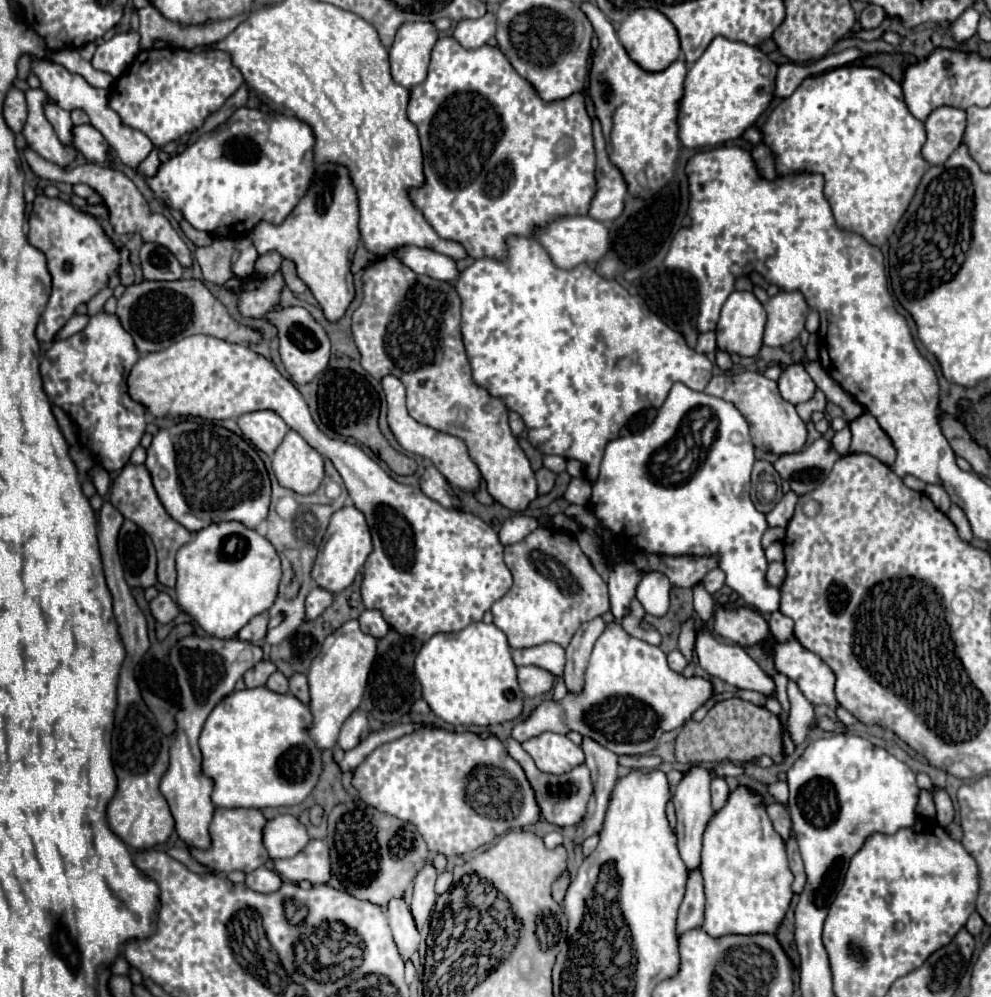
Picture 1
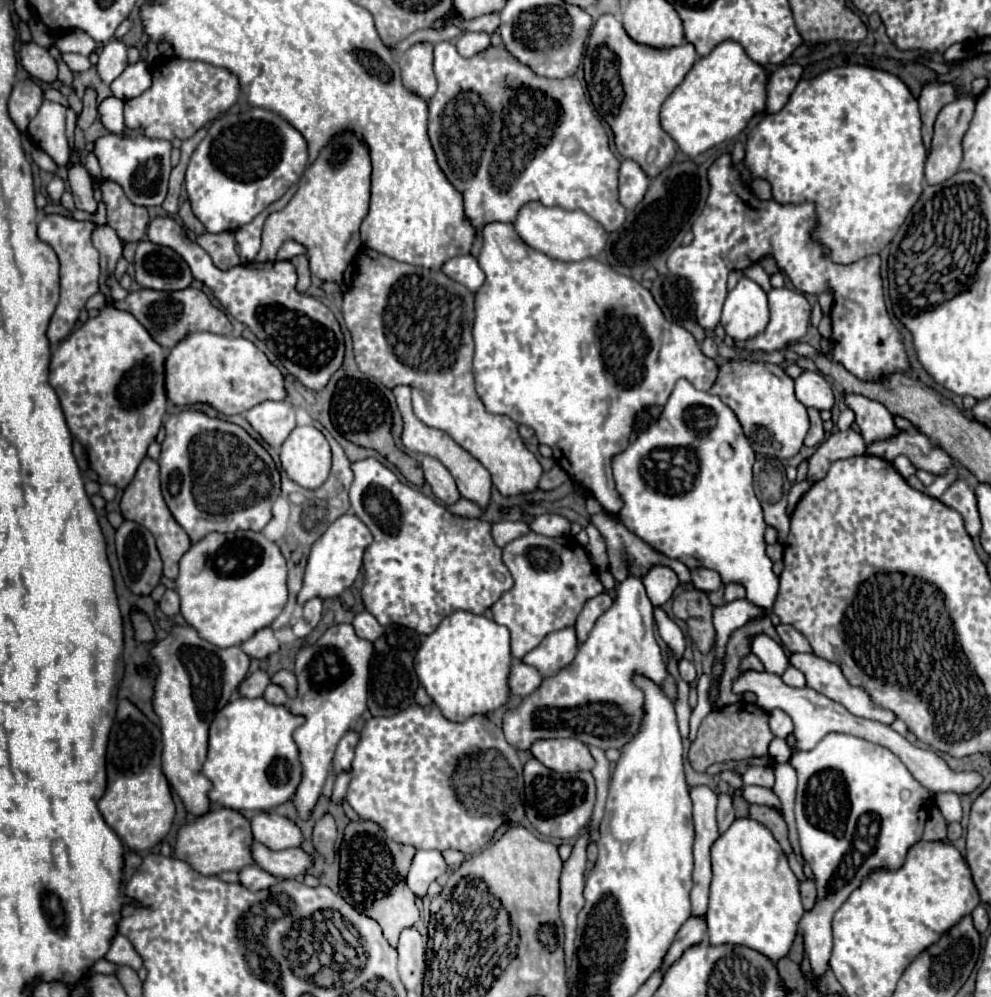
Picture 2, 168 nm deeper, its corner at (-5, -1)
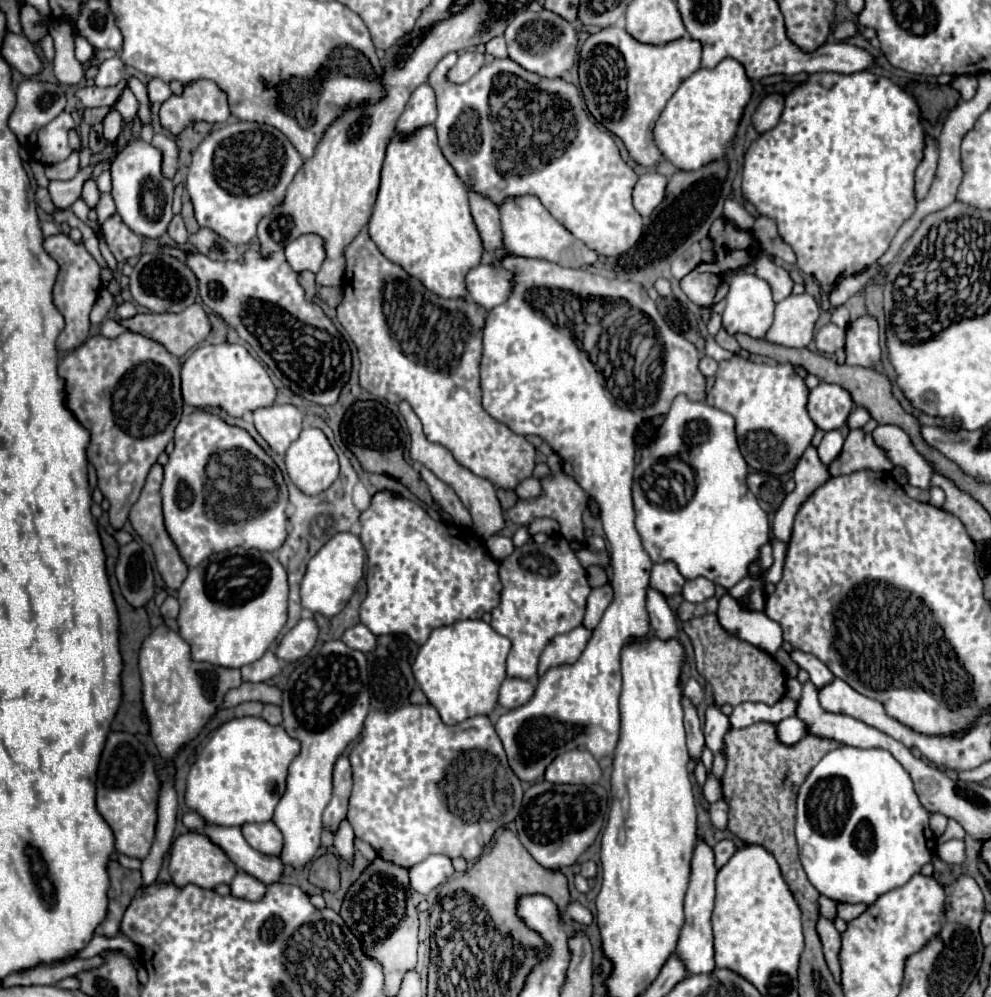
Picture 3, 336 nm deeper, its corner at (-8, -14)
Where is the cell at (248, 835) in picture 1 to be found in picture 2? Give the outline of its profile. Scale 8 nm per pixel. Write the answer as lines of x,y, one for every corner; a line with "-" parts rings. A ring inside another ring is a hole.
218,807
178,831
174,853
178,859
190,863
190,867
194,867
202,875
220,875
224,871
240,871
242,867
254,865
256,861
252,857
252,843
254,835
250,821
234,809

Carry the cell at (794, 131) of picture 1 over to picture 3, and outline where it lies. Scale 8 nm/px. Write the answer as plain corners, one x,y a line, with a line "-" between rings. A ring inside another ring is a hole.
817,72
817,74
809,74
805,82
801,82
799,86
795,86
787,96
785,96
785,108
781,114
781,120
775,128
763,132
757,140
751,142
751,146
745,152
745,162
743,162
743,198
747,202
751,202
759,214
769,216
771,220
775,220
777,228
779,228
779,236
793,248
793,252
797,254
797,266
801,272
805,272
807,276
813,276
823,288
823,306
827,308
827,292
831,288
835,288
843,278
853,276
861,270
867,270
871,264
875,264
889,248
893,236
897,234
897,230
901,228
901,224
905,220
911,218
913,210
915,210
915,200
913,200
913,176
915,176
915,168
919,166
919,162
923,160
923,148
925,148
925,132
921,128
921,120
919,120
919,106
913,100
913,96
909,96
903,88
899,88
895,82
891,82
889,78
883,76
875,76
871,72
859,72
859,74
833,74
833,72

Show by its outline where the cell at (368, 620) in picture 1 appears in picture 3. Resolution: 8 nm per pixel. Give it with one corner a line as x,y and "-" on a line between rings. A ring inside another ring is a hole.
357,624
349,630
345,630
345,634
341,636
341,640
353,648
353,650
359,650
359,652
371,652
373,650
373,644
377,644
377,638
371,634
371,630
363,624

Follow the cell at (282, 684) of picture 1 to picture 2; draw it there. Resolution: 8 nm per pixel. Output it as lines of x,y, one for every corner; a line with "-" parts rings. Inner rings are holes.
270,683
270,685
266,687
264,699
266,699
268,703
274,703
274,705
286,705
286,703
288,703
286,691
284,691
280,685
274,685
274,683

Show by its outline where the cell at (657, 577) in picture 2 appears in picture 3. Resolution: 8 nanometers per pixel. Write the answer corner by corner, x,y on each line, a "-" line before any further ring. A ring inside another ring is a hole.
667,560
667,562
657,562
651,568
651,584
665,596
673,596
681,592
681,584
685,584
685,578
677,570
677,566

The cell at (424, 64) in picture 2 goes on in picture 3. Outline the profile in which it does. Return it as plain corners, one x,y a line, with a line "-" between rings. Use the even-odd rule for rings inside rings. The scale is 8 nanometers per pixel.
421,84
409,98
405,112
399,116
397,122
397,134
401,138
411,136
415,130
435,124
437,118
437,108
435,108
435,92
429,88
429,84

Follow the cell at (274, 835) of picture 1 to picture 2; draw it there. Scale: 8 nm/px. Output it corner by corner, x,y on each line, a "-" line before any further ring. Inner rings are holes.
272,811
258,813
252,819
252,833
258,843
266,845
272,851
300,847
304,841
302,831
294,821

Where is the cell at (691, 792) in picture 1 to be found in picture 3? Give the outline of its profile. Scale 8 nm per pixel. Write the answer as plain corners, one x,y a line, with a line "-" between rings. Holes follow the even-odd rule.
697,842
695,854
691,860
691,878
689,888
685,896
685,924
681,928
681,936
675,948
675,956
683,962
689,976
693,974
709,974
715,970
713,960
713,932
711,932
711,912
713,912
713,900
715,900
715,856
713,850
705,842

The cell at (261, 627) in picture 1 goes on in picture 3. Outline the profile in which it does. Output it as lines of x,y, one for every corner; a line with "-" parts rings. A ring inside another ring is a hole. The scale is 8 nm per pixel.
267,650
257,662
241,668
243,682
265,682
275,674
279,674
279,660
277,656
273,656
271,650

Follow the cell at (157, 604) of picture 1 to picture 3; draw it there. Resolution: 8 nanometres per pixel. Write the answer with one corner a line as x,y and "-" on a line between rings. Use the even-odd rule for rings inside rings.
167,596
167,600
161,604
163,618
175,618
179,612
179,602
173,596

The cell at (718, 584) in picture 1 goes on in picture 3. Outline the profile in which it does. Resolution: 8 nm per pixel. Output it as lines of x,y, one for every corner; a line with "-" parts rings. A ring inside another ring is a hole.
703,576
687,580
685,586
683,586
683,592
681,592
681,596
687,602
705,602
713,594
715,594
715,584
707,578
703,578

